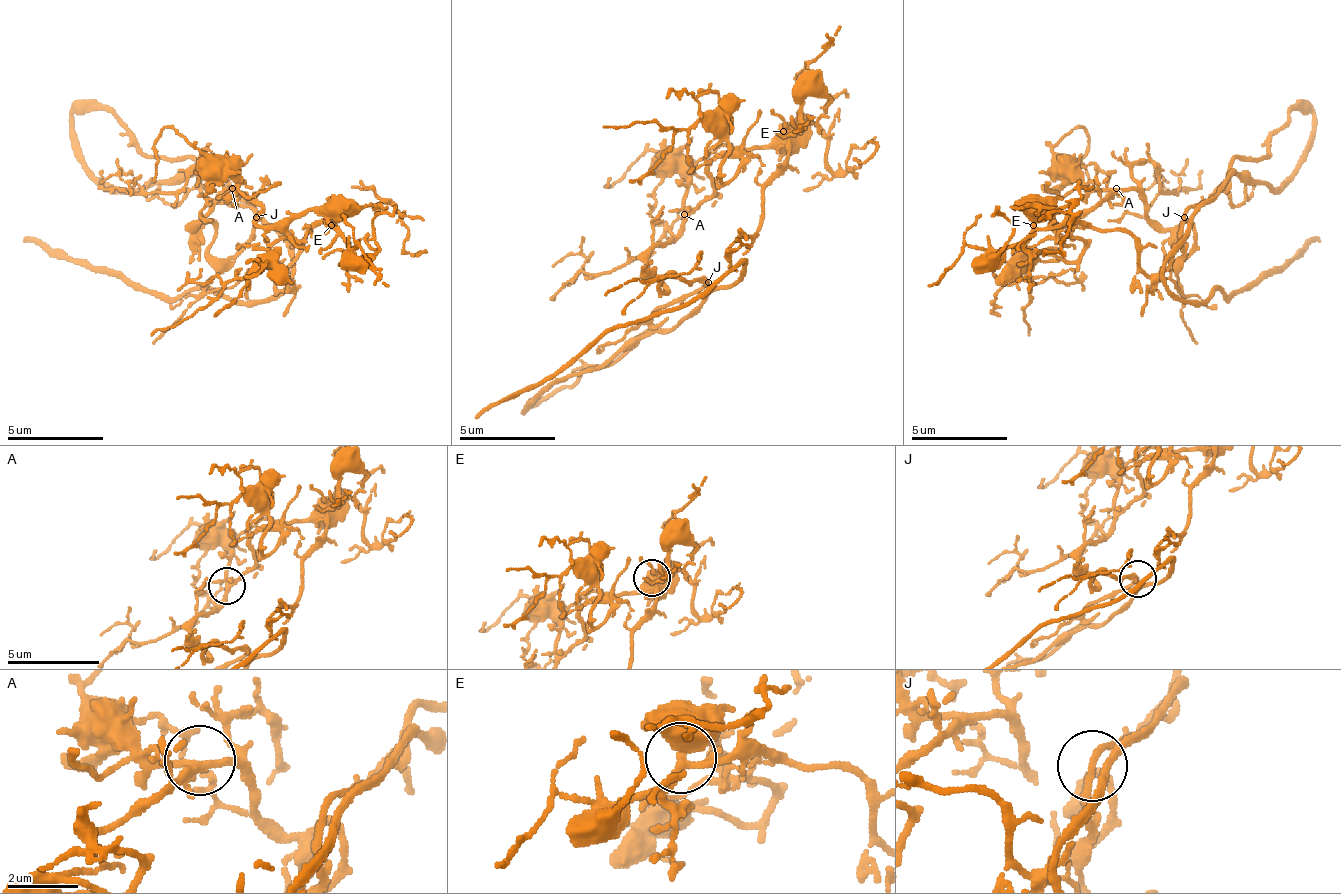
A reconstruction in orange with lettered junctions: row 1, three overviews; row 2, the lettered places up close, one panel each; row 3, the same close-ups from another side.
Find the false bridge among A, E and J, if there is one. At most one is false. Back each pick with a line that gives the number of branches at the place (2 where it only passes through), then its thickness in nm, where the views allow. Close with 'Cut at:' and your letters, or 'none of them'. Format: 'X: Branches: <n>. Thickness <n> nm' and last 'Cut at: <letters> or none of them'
Cut at: none of them

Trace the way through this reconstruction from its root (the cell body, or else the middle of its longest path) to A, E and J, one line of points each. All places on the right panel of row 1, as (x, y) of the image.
A: (1150, 274), (1126, 231), (1073, 226), (1059, 241), (1063, 226), (1087, 217), (1116, 188)
E: (1150, 274), (1140, 265), (1136, 241), (1126, 231), (1092, 231), (1078, 222), (1063, 222), (1059, 226), (1035, 226)
J: (1150, 274), (1160, 274), (1169, 265), (1174, 250), (1184, 241), (1188, 231), (1188, 222), (1184, 217)

